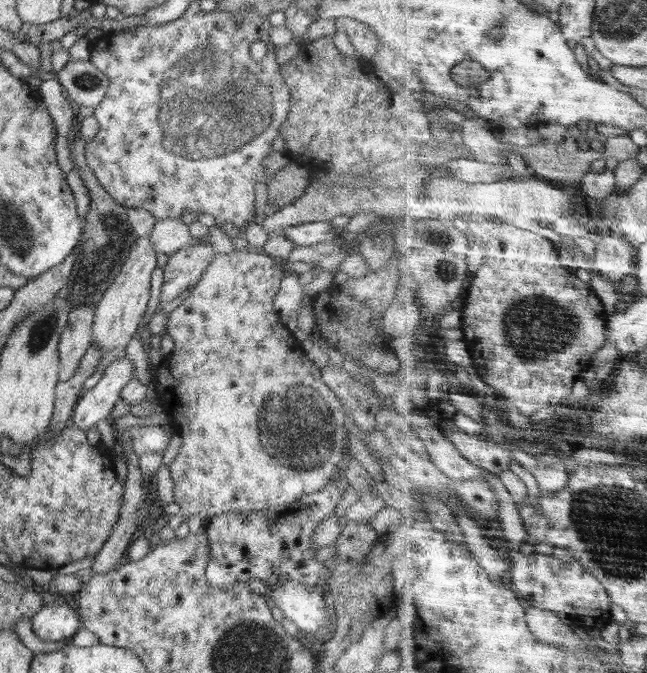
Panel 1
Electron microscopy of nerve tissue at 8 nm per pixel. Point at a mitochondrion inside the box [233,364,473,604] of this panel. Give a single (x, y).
(290, 426)

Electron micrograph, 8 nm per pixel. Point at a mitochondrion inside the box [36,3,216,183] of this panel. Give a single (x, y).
(87, 81)

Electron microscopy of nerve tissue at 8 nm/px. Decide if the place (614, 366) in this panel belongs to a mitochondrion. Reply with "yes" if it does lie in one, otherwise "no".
no

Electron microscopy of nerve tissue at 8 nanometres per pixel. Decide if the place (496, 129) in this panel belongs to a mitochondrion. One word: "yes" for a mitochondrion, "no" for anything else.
no

